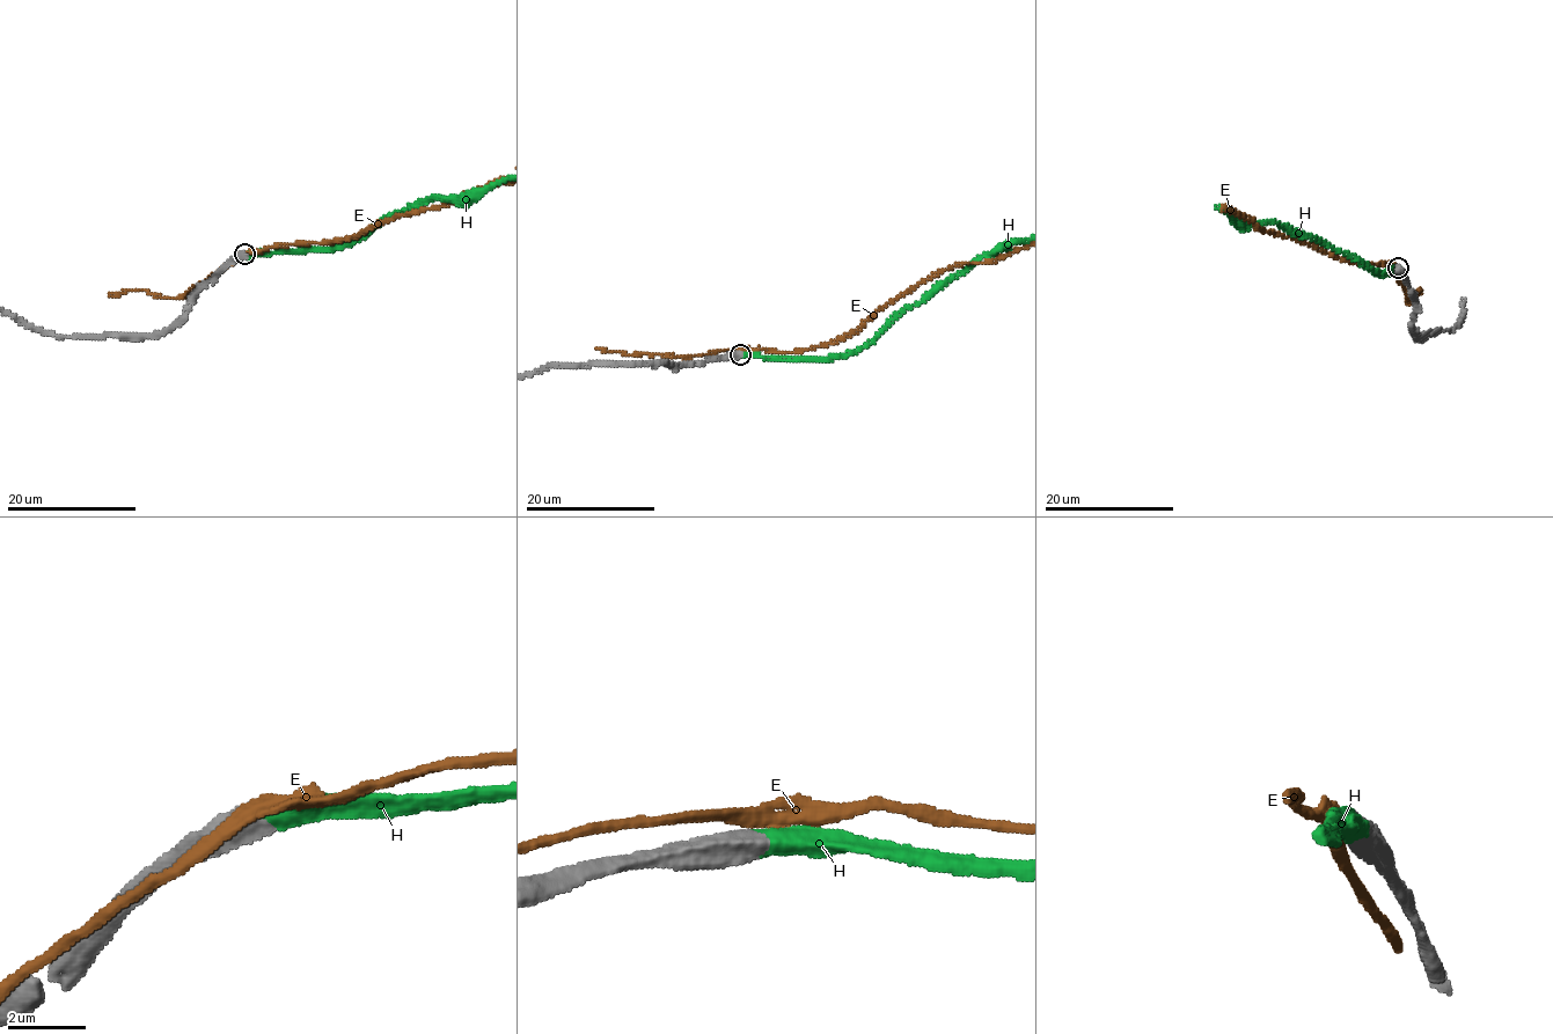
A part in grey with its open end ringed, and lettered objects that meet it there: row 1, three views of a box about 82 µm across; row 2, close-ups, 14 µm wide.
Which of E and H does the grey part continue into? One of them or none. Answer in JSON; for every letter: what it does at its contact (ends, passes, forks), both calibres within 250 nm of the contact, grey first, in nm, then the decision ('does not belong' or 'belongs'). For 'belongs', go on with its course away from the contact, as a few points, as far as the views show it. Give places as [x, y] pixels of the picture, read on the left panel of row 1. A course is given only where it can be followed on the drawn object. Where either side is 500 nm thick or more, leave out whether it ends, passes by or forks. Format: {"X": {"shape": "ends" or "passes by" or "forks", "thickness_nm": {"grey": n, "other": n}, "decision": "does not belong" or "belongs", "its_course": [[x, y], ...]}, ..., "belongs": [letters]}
{"E": {"thickness_nm": {"grey": 750, "other": 360}, "decision": "does not belong"}, "H": {"thickness_nm": {"grey": 700, "other": 550}, "decision": "belongs"}, "belongs": ["H"]}

